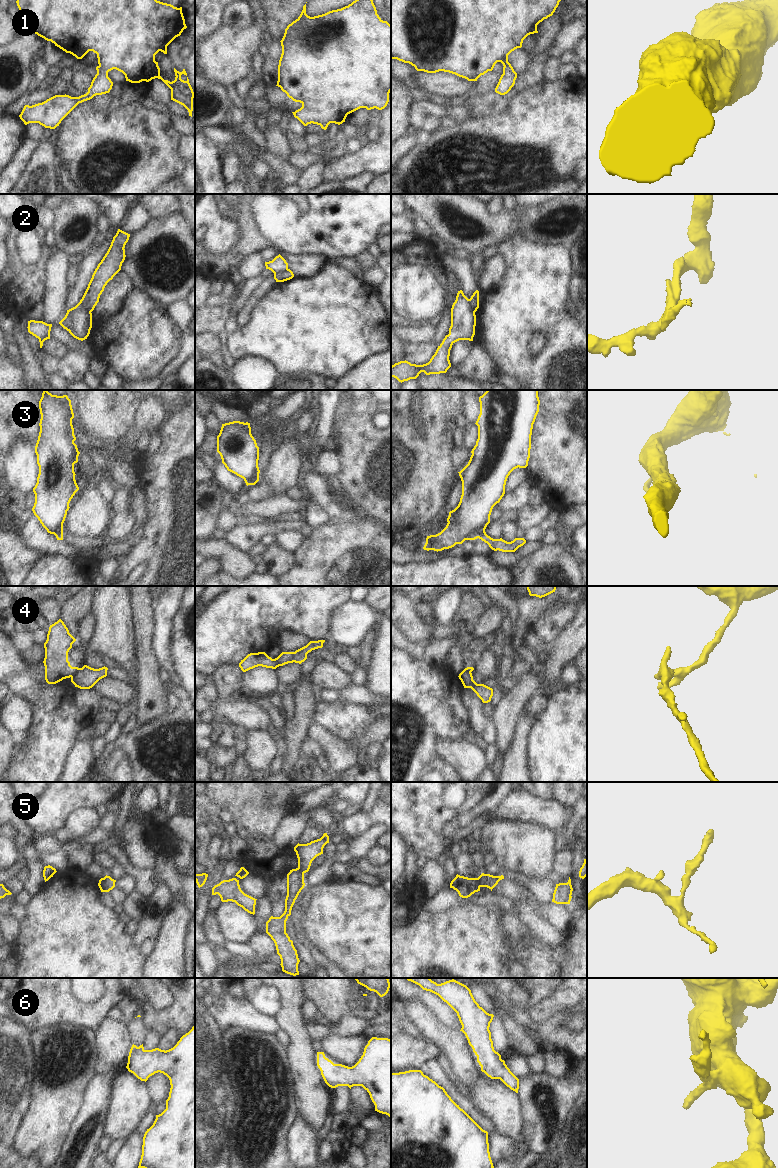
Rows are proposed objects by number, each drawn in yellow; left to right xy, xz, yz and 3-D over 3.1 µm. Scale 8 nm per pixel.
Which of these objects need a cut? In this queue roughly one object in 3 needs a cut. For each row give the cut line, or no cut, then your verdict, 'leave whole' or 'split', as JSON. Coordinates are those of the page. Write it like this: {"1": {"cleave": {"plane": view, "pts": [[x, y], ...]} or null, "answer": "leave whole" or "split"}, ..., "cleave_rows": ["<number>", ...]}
{"1": {"cleave": null, "answer": "leave whole"}, "2": {"cleave": {"plane": "xz", "pts": [[288, 269], [274, 274]]}, "answer": "split"}, "3": {"cleave": {"plane": "yz", "pts": [[484, 531], [477, 537]]}, "answer": "split"}, "4": {"cleave": {"plane": "xy", "pts": [[79, 668], [71, 677]]}, "answer": "split"}, "5": {"cleave": {"plane": "yz", "pts": [[476, 878], [480, 886]]}, "answer": "split"}, "6": {"cleave": null, "answer": "leave whole"}, "cleave_rows": ["2", "3", "4", "5"]}

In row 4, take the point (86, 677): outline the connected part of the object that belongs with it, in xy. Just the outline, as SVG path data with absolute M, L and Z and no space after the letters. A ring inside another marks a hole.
M84 665L79 668L76 673L71 677L71 682L80 689L92 688L100 679L107 676L107 667L99 669L91 668Z

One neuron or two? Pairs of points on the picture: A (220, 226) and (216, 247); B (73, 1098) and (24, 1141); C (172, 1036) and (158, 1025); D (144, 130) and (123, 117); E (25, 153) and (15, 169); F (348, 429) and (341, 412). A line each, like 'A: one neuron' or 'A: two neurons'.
A: one neuron
B: one neuron
C: two neurons
D: one neuron
E: one neuron
F: two neurons

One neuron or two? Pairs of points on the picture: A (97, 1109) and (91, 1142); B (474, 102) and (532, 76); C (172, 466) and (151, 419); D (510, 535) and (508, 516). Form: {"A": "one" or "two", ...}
{"A": "one", "B": "one", "C": "two", "D": "two"}

